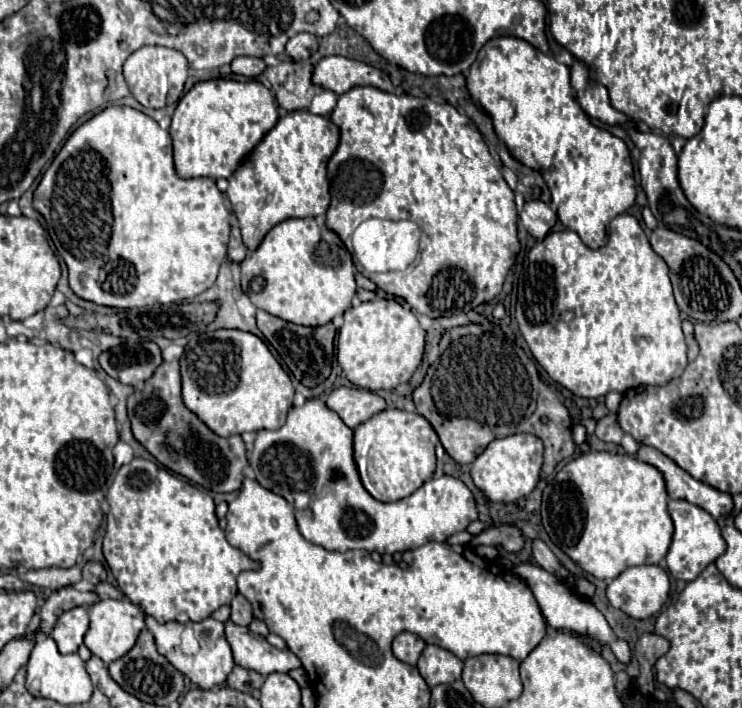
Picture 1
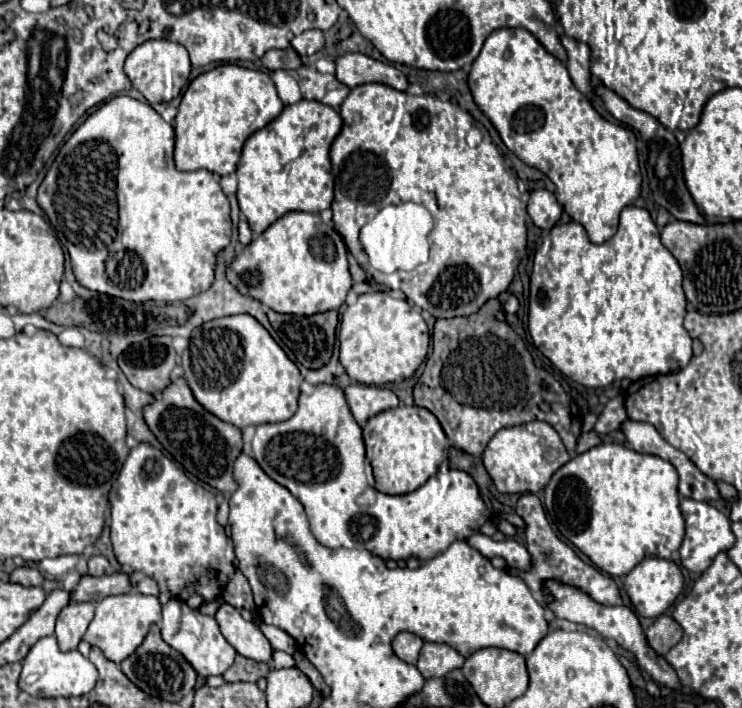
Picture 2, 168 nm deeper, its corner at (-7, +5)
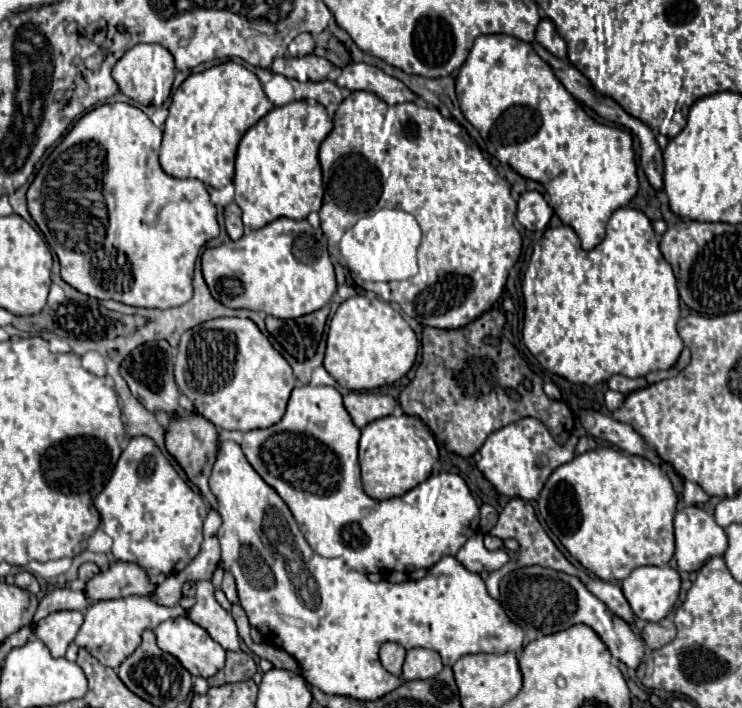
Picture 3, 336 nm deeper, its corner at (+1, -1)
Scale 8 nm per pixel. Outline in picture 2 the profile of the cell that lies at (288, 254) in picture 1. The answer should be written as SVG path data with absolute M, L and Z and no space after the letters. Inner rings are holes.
M288 212L272 226L268 226L268 230L256 236L230 264L228 280L242 294L260 300L274 312L296 316L312 316L318 312L338 310L344 304L348 290L352 288L352 276L348 270L348 248L342 236L332 226L324 224L318 214L310 212Z

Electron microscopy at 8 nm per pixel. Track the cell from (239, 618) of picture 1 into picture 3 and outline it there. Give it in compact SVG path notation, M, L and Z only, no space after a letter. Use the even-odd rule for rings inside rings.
M224 572L224 580L222 580L222 590L226 594L226 598L234 604L238 602L238 594L236 594L236 584L234 584L234 576L230 572Z

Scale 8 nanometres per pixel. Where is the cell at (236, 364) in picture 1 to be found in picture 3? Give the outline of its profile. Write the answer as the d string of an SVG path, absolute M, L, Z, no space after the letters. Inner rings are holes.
M214 318L184 332L174 362L174 376L180 392L192 400L196 410L208 422L212 422L216 428L240 432L268 428L280 422L286 412L290 392L296 386L294 372L286 358L270 344L270 340L250 318Z

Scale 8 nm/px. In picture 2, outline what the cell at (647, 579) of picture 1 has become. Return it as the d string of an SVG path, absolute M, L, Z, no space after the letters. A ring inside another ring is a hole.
M646 558L624 578L624 590L636 614L642 618L656 618L664 614L674 604L676 596L682 592L682 586L684 586L684 578L680 568L672 560L664 560L664 558Z

